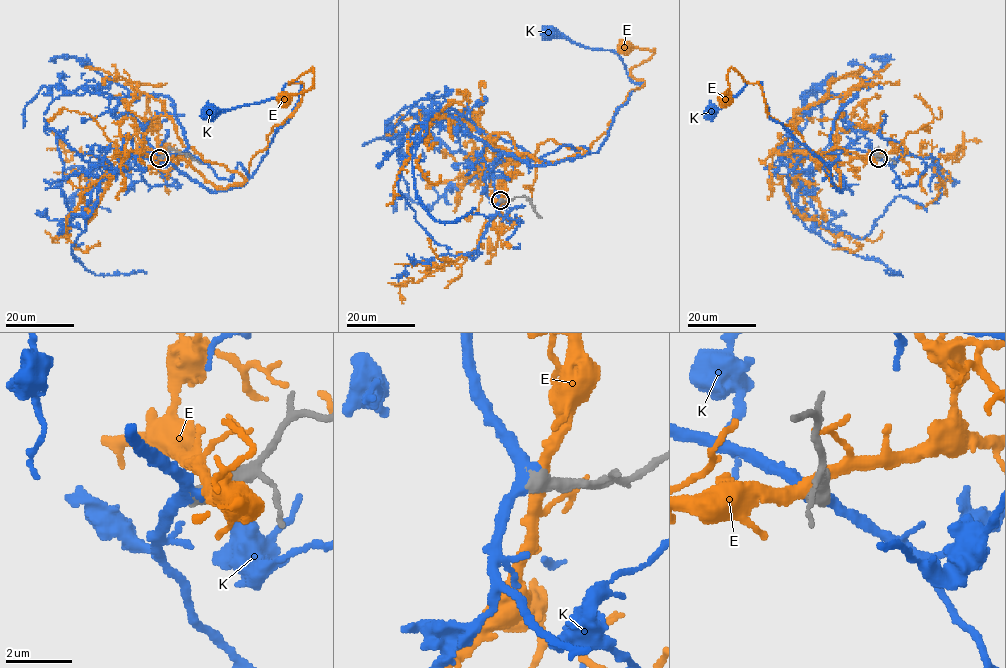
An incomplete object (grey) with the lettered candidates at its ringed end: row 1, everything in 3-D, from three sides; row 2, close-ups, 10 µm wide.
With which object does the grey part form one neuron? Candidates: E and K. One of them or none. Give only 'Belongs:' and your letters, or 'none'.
Belongs: K

